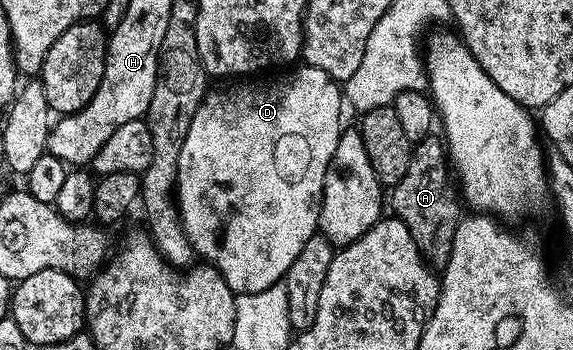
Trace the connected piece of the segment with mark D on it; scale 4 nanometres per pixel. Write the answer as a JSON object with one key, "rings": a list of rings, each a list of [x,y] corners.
{"rings":[[[309,66],[295,67],[290,80],[262,80],[266,78],[242,78],[230,82],[227,88],[207,91],[202,105],[196,110],[192,122],[188,126],[188,134],[184,138],[184,146],[180,146],[180,162],[178,163],[178,182],[176,185],[176,203],[178,217],[182,220],[182,229],[194,247],[195,253],[210,267],[215,268],[224,278],[226,285],[235,294],[268,290],[268,286],[279,283],[286,272],[296,262],[296,254],[304,250],[304,242],[318,232],[318,215],[322,205],[322,191],[326,181],[326,171],[330,169],[332,154],[336,154],[336,142],[344,131],[342,124],[342,104],[344,108],[344,92],[339,81],[334,80],[324,70],[316,70]]]}

